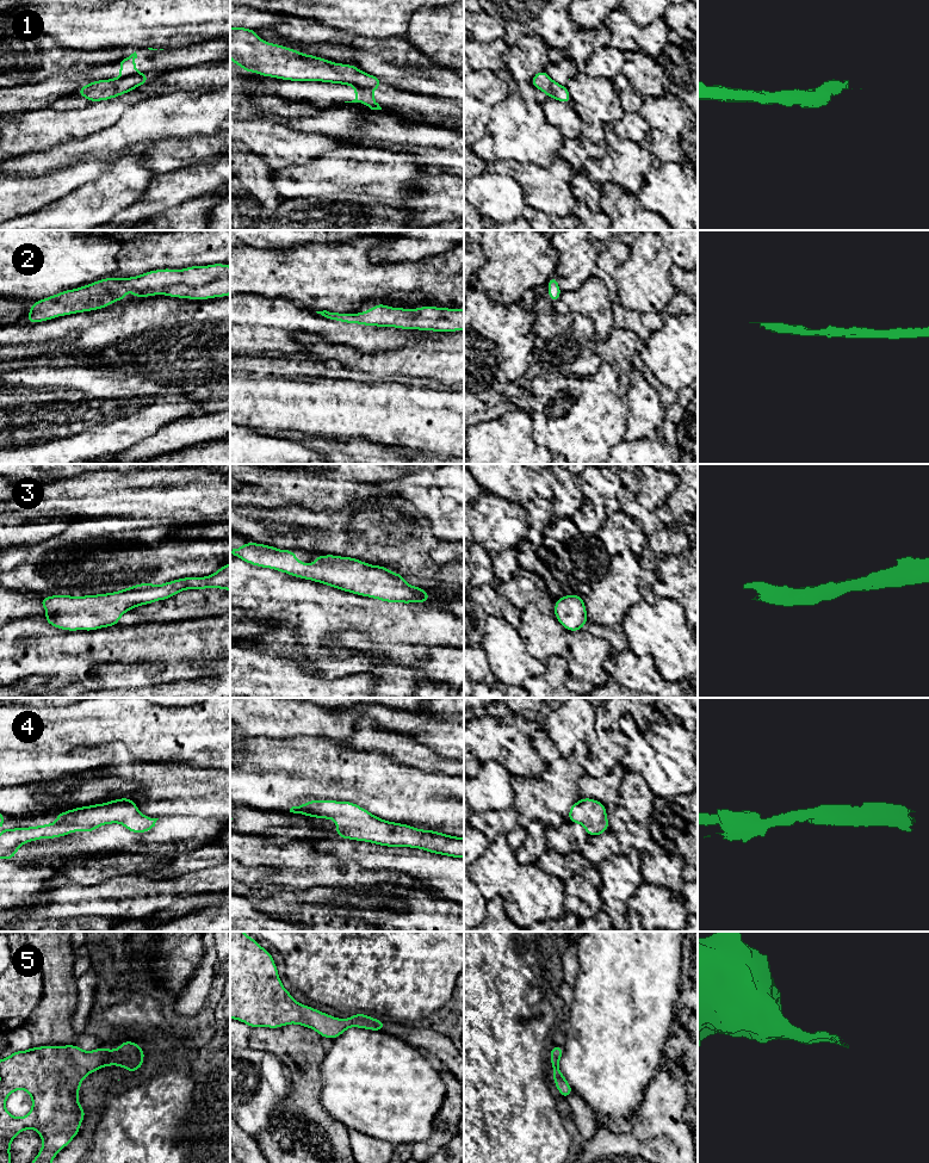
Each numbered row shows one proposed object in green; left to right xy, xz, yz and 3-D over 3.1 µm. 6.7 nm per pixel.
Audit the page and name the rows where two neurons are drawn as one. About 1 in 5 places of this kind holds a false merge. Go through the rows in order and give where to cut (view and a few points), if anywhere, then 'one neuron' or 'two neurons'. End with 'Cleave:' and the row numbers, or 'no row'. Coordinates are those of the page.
1: xy (138, 73), (121, 78) | two neurons
2: no cut | one neuron
3: no cut | one neuron
4: no cut | one neuron
5: no cut | one neuron
Cleave: 1

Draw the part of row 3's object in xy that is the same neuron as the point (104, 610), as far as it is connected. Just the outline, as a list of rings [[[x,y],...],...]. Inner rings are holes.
[[[230,563],[210,576],[184,577],[163,584],[143,582],[113,593],[80,598],[51,595],[42,598],[39,602],[48,612],[42,618],[56,629],[93,631],[119,624],[120,615],[137,606],[169,599],[180,590],[204,588],[230,590]]]

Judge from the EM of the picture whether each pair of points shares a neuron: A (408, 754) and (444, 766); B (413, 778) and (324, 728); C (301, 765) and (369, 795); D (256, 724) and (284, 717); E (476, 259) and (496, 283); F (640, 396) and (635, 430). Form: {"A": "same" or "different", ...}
{"A": "same", "B": "different", "C": "same", "D": "same", "E": "different", "F": "same"}

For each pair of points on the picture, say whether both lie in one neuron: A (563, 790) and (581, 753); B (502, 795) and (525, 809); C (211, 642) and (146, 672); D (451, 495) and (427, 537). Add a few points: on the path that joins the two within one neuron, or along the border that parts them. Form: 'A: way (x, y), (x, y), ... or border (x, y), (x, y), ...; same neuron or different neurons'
A: border (562, 755), (570, 756), (573, 754), (587, 773); different neurons
B: border (511, 775), (513, 806); different neurons
C: border (134, 663), (163, 663), (166, 666); different neurons
D: border (420, 513), (429, 521), (431, 532), (438, 539); different neurons

